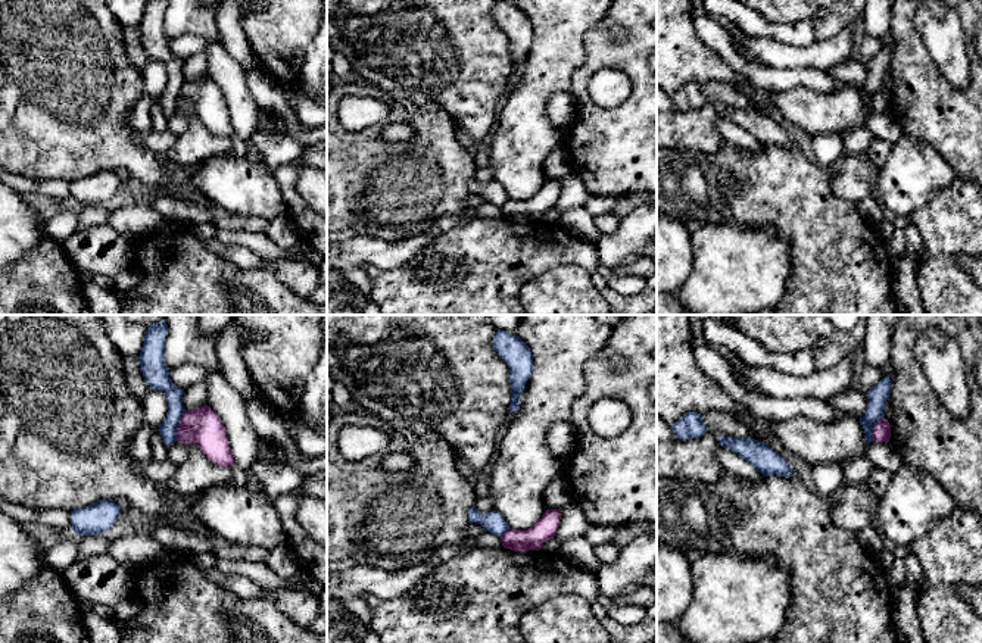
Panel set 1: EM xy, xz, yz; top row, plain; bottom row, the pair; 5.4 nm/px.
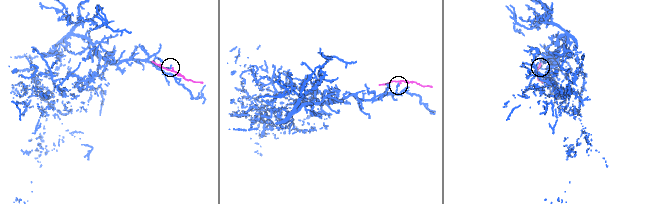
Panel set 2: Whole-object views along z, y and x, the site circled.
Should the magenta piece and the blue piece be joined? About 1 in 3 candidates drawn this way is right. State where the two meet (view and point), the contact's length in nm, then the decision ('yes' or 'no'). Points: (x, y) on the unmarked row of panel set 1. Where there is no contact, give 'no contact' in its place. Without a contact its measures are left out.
contact xy (178, 96); length 170 nm; no

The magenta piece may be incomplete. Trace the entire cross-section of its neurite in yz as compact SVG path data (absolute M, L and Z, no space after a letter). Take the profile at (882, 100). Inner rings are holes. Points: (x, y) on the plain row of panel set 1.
M882 87L873 99L873 110L879 113L889 112L891 97L892 96Z

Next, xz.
M548 180L529 200L509 199L501 209L505 219L515 222L540 221L543 213L554 209L559 197L559 180Z

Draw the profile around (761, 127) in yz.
M718 107L721 118L736 122L742 129L749 132L754 140L767 146L791 147L795 143L789 134L774 122L767 113L745 107Z

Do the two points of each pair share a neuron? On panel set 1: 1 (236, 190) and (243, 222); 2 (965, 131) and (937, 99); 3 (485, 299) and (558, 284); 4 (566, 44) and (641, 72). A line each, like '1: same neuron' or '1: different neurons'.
1: different neurons
2: same neuron
3: different neurons
4: different neurons

